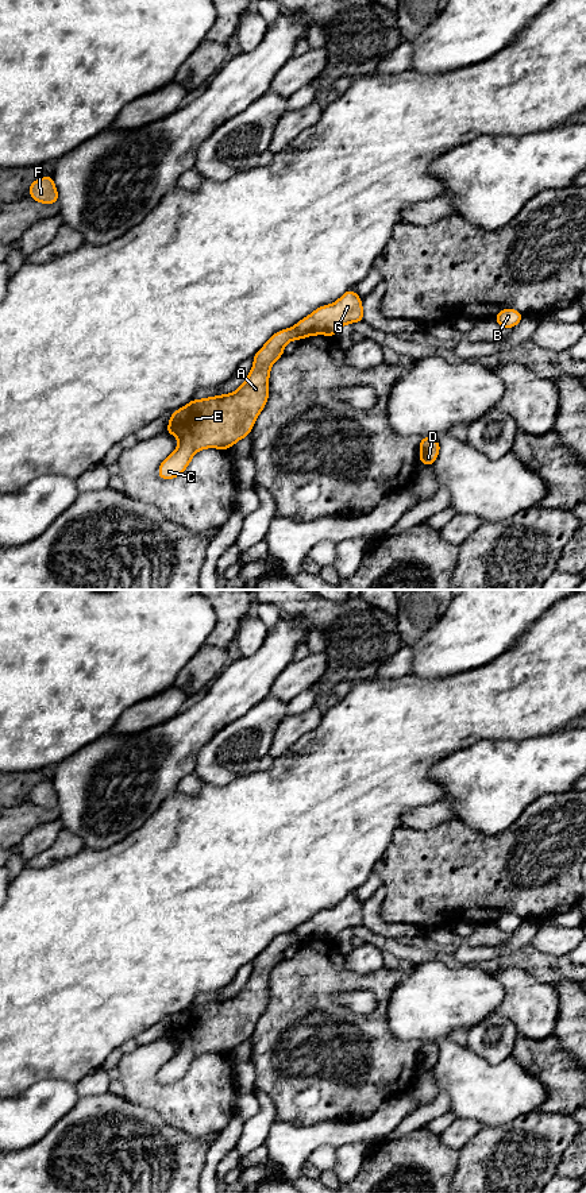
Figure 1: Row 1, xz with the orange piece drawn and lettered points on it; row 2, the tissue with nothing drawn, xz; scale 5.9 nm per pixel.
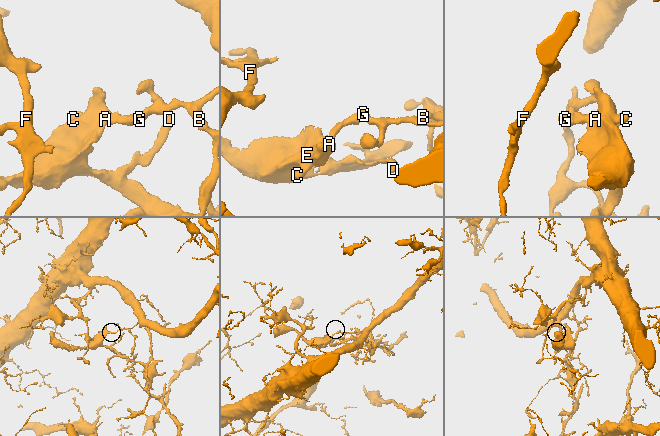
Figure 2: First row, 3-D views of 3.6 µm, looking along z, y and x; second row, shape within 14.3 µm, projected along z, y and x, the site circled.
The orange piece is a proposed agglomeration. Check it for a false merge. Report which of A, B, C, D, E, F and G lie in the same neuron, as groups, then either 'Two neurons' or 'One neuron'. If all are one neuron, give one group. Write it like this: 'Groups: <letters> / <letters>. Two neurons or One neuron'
Groups: A C D E / B F G. Two neurons

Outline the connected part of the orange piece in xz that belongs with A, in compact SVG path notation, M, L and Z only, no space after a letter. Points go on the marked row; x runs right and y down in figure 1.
M293 328L278 331L254 355L254 366L236 391L193 399L173 412L165 433L174 435L178 447L161 463L159 478L180 476L193 455L204 448L230 449L248 436L269 398L270 367L284 355L286 343L300 339Z

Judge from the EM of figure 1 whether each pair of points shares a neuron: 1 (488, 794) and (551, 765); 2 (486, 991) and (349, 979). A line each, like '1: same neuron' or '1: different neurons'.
1: same neuron
2: different neurons

